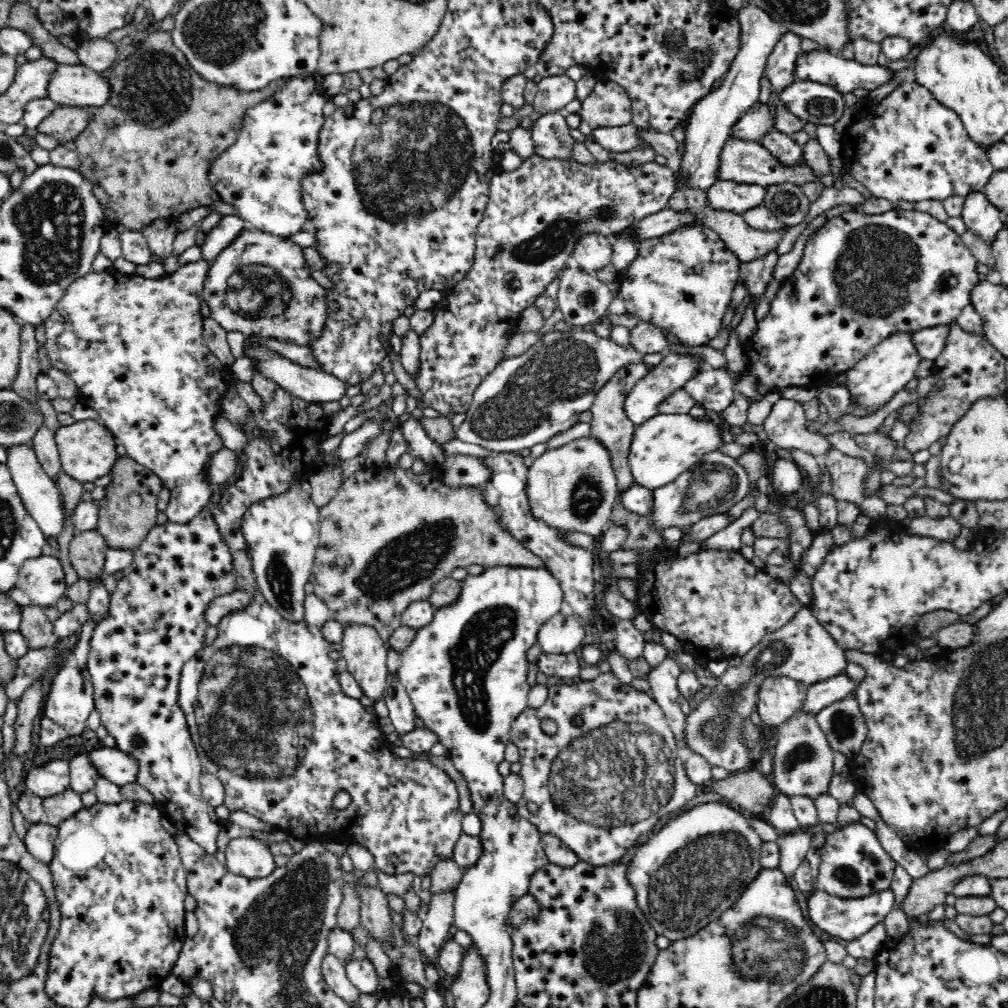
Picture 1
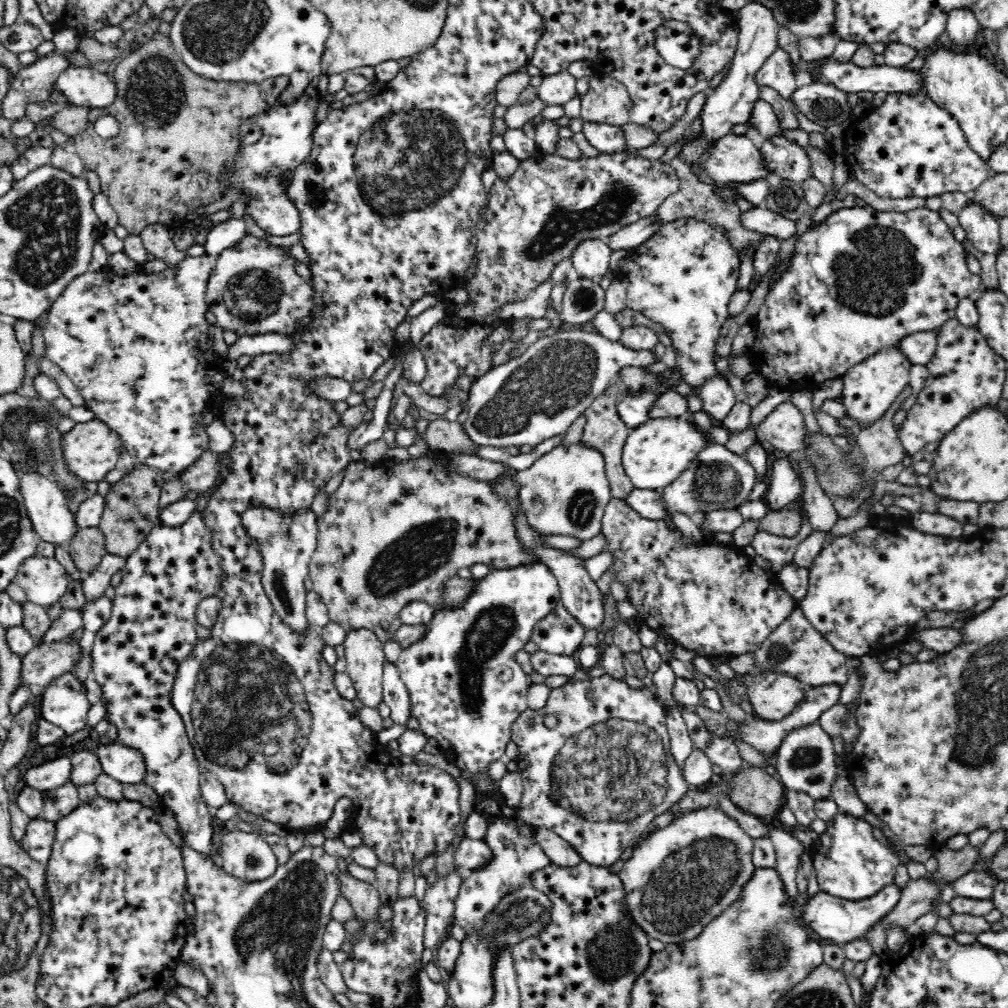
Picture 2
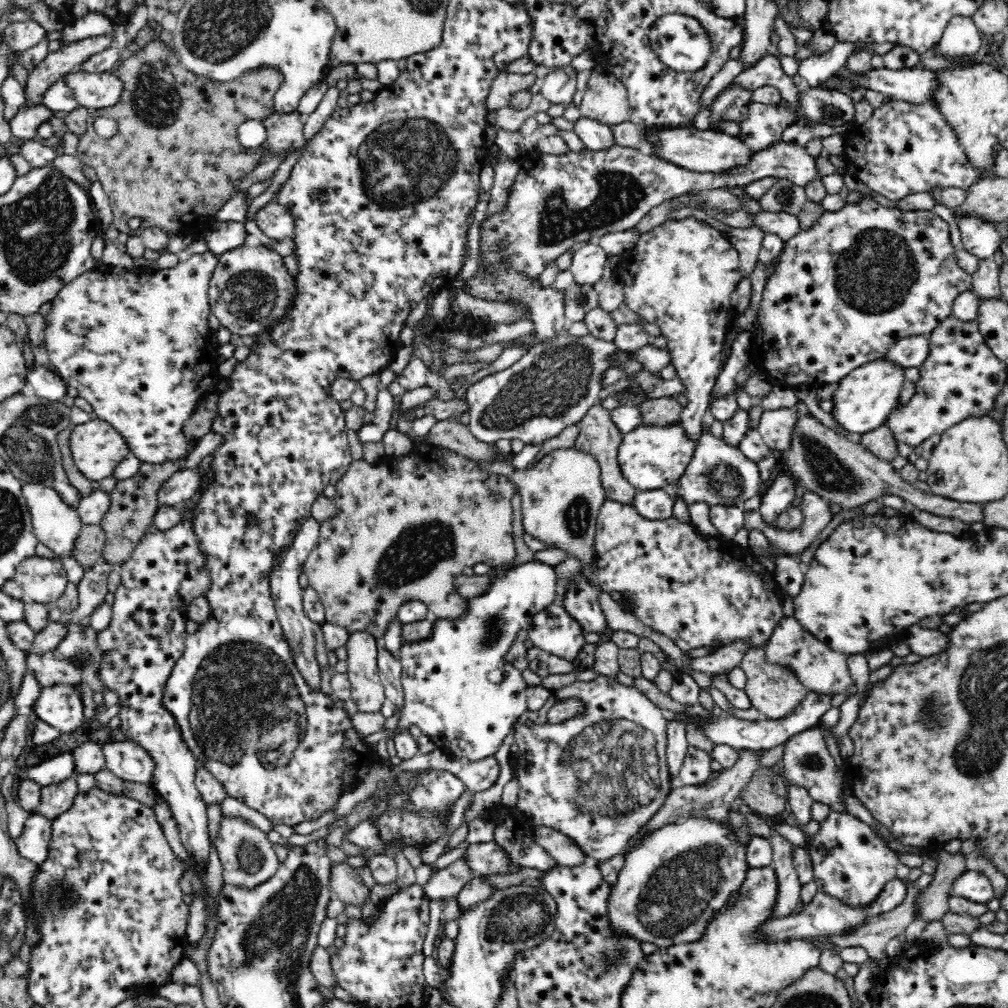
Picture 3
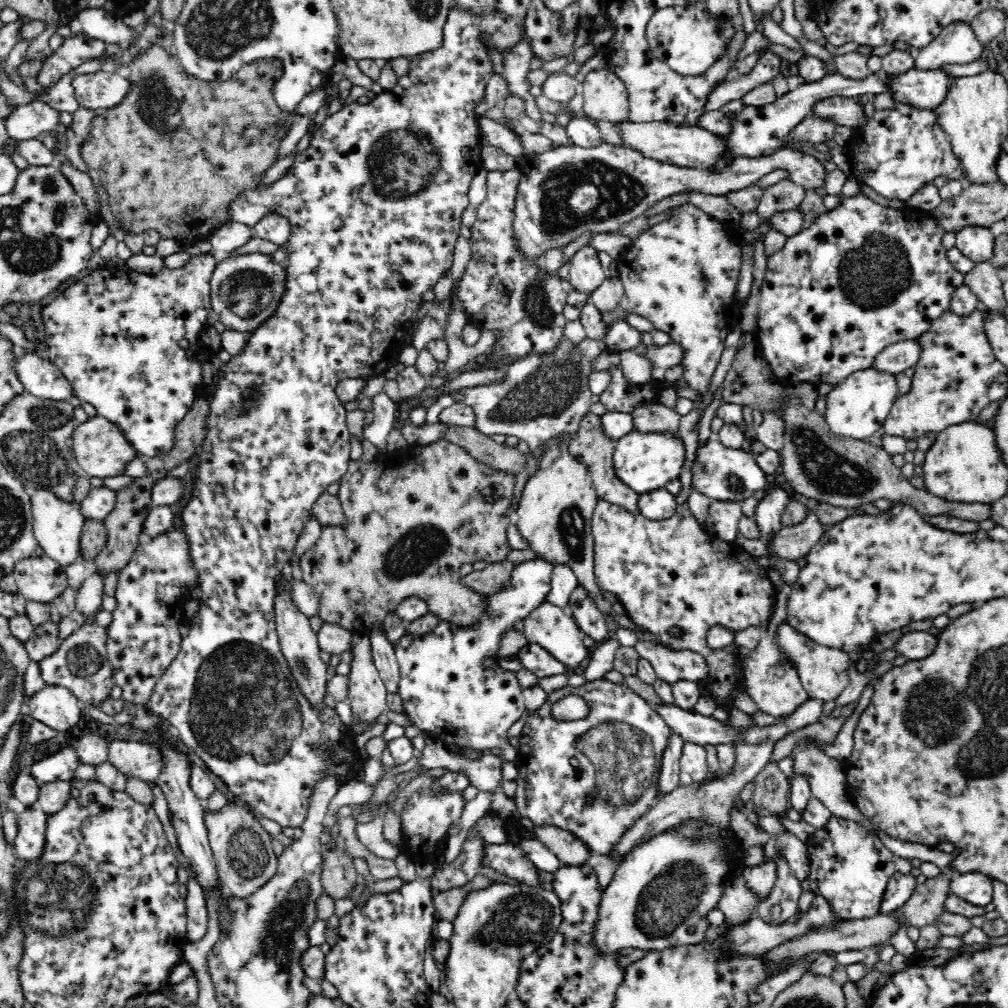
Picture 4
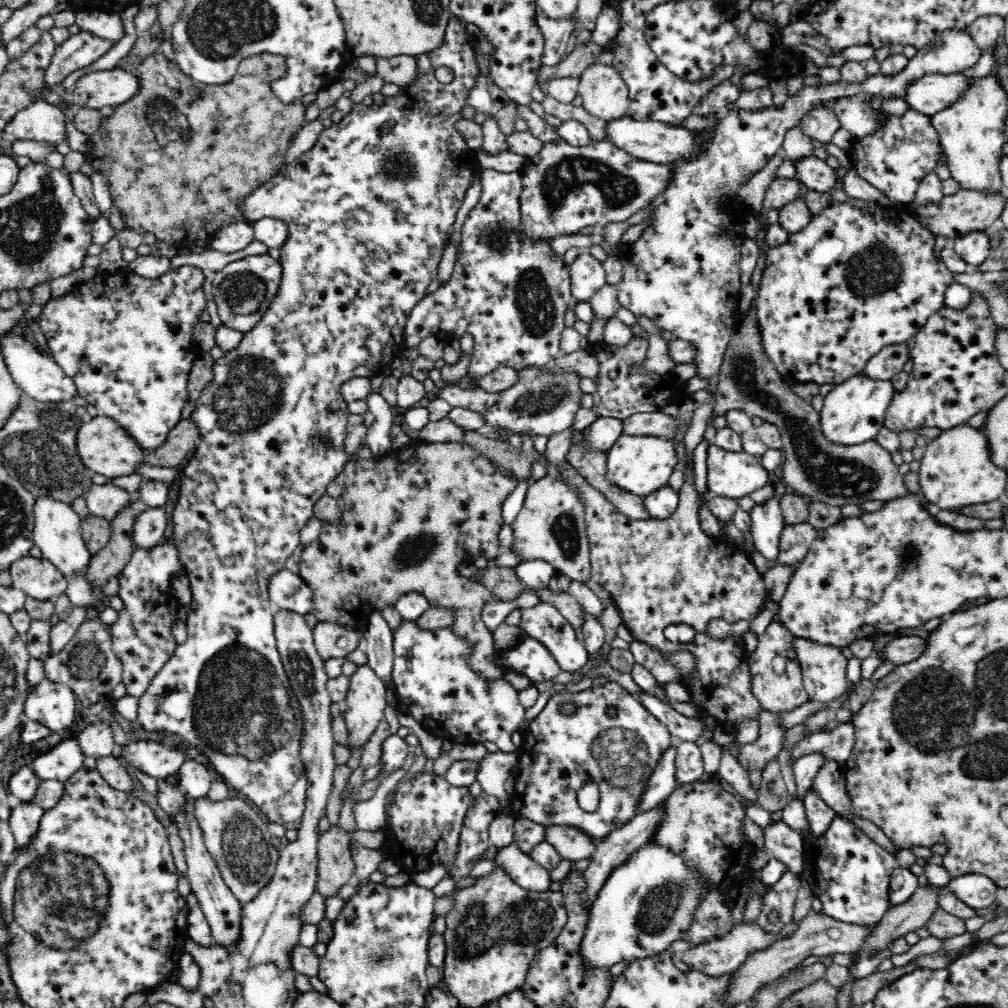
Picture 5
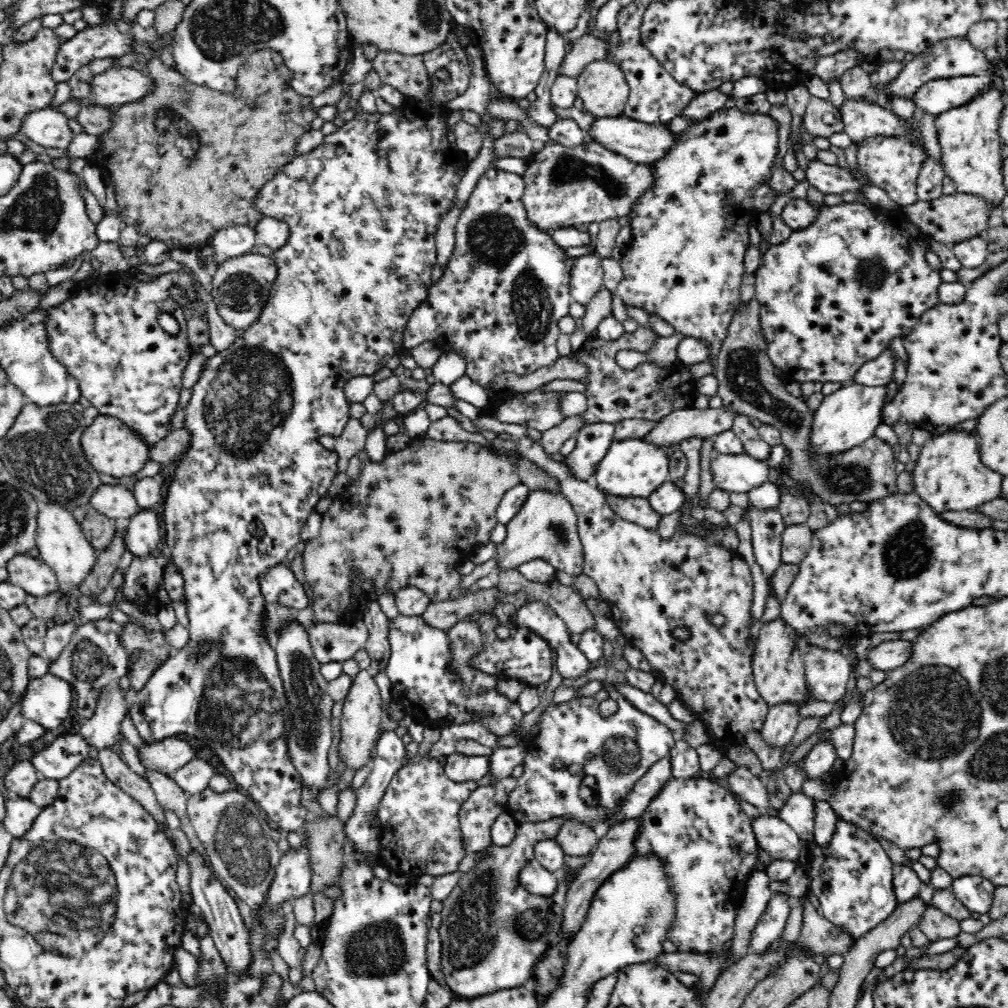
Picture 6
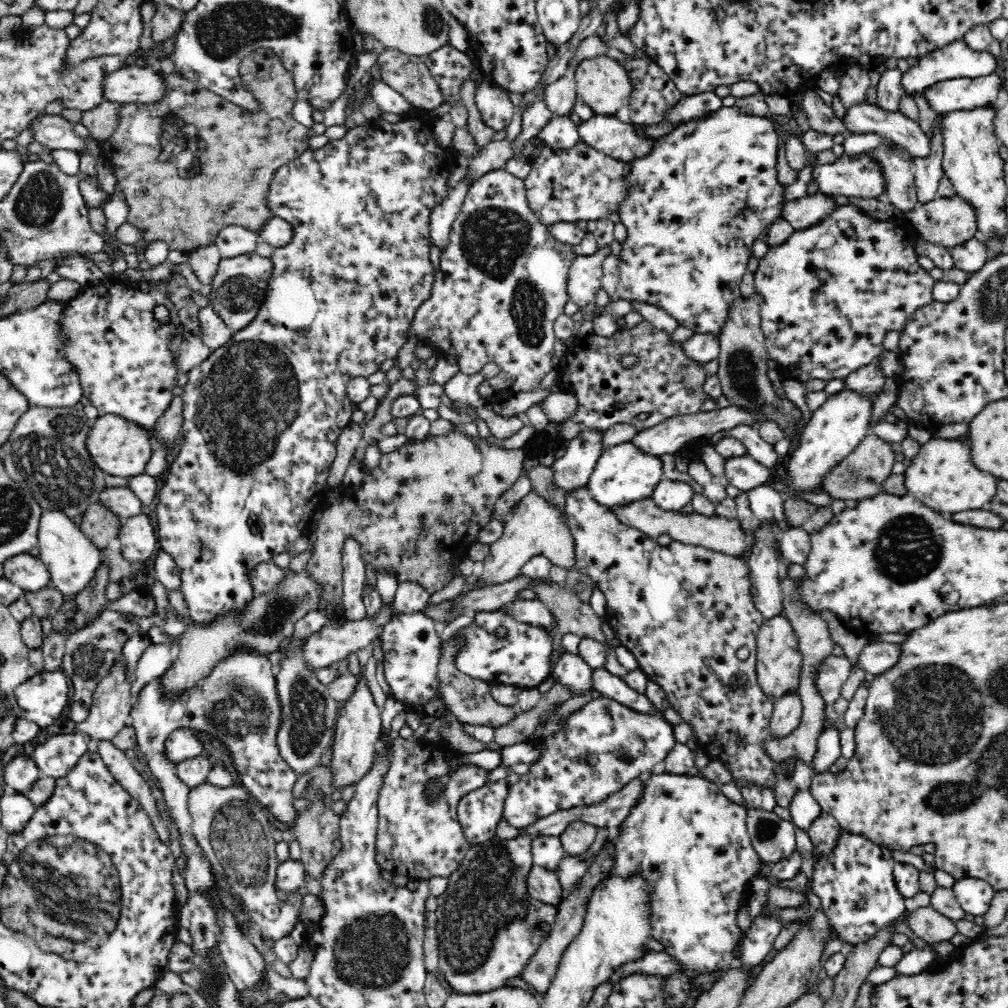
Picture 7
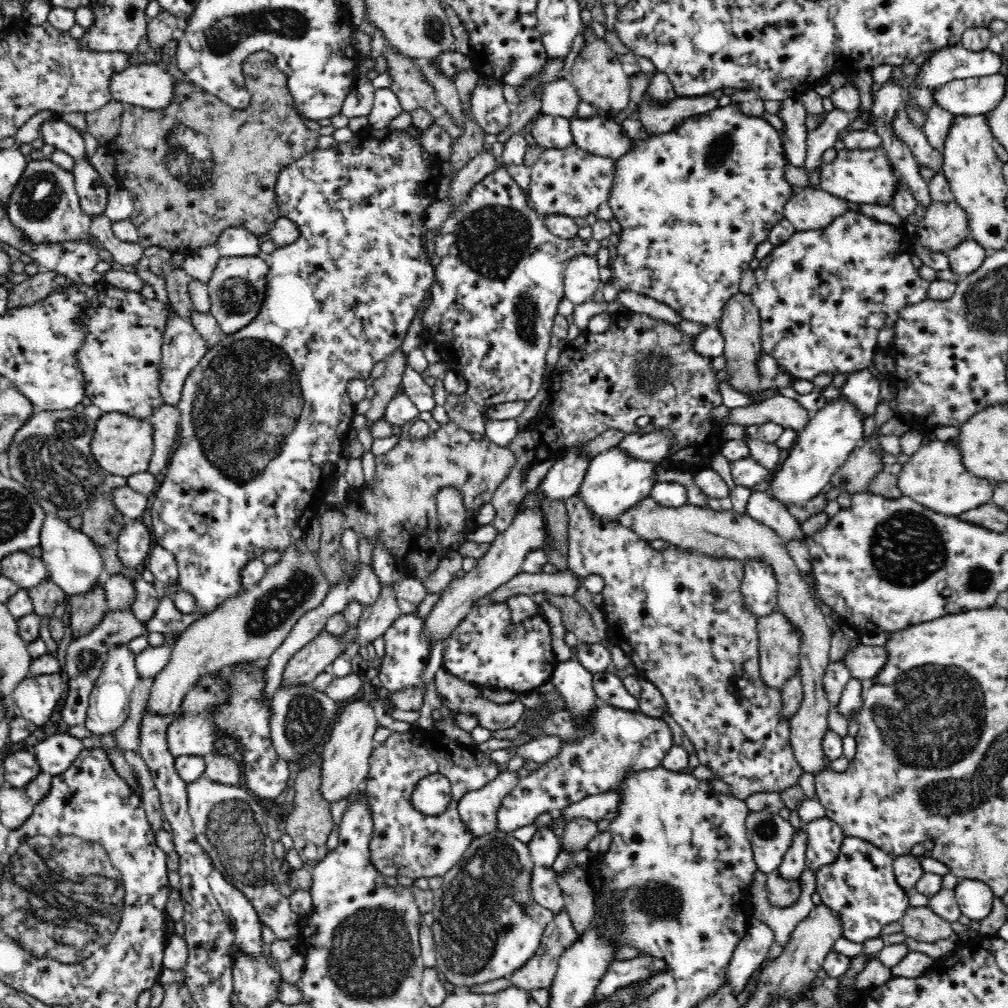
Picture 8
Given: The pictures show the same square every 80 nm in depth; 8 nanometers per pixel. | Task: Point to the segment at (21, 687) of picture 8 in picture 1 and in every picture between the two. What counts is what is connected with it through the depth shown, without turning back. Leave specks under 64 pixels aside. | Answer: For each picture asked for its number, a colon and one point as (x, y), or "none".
1: (70, 701)
2: (65, 703)
3: (61, 707)
4: (56, 706)
5: (53, 704)
6: (48, 701)
7: (42, 698)

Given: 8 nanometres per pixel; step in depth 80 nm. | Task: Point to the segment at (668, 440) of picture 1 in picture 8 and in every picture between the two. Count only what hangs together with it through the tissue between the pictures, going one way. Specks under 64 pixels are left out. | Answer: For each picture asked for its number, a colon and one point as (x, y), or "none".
2: (656, 453)
3: (650, 458)
4: (645, 462)
5: (640, 465)
6: (634, 468)
7: (623, 474)
8: (615, 482)

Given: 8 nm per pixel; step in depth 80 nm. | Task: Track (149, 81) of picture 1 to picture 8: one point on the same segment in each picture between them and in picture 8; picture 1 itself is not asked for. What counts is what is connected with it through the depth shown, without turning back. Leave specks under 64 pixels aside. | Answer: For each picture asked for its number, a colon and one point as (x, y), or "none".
2: (176, 147)
3: (175, 159)
4: (172, 155)
5: (181, 157)
6: (187, 161)
7: (194, 163)
8: (193, 169)

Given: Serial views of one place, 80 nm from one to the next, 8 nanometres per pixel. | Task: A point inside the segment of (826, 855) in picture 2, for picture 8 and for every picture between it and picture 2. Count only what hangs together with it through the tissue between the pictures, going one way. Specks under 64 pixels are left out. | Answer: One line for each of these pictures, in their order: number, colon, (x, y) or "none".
3: (851, 864)
4: (851, 868)
5: (850, 873)
6: (852, 876)
7: (855, 882)
8: (861, 886)

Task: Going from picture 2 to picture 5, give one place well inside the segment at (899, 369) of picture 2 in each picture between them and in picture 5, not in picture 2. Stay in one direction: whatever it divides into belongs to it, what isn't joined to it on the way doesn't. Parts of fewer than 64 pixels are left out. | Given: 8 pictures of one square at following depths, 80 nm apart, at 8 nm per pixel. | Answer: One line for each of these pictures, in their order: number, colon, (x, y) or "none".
3: (863, 399)
4: (855, 409)
5: (853, 412)

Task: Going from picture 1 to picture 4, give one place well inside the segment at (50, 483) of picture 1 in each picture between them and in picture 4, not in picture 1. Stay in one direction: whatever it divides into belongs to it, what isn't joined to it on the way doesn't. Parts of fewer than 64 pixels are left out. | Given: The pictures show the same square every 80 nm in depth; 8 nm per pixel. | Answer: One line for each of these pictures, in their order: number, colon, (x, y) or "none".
2: (47, 506)
3: (56, 524)
4: (57, 525)

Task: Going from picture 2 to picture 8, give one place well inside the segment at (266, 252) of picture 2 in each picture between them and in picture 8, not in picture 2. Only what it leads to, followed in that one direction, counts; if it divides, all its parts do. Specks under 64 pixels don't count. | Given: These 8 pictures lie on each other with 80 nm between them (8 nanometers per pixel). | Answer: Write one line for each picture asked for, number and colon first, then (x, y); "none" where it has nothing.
3: (250, 289)
4: (245, 290)
5: (243, 290)
6: (240, 287)
7: (238, 289)
8: (237, 288)

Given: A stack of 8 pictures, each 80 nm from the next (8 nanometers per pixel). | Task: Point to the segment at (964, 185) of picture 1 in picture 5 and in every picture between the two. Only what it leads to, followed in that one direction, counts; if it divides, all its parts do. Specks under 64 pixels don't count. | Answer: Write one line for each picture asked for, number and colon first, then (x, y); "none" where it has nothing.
2: (908, 146)
3: (903, 149)
4: (899, 150)
5: (894, 159)

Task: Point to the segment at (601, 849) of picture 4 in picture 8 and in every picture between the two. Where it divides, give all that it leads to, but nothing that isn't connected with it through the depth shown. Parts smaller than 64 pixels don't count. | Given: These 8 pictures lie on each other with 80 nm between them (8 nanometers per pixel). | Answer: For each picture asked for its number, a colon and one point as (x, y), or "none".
5: (561, 752)
6: (574, 741)
7: (605, 745)
8: (618, 741)

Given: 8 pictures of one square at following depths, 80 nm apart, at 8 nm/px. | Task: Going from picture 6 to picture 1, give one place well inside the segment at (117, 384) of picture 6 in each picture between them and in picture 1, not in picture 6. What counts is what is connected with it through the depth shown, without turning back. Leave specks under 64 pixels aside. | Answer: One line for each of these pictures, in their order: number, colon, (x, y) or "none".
1: (134, 346)
2: (136, 347)
3: (137, 347)
4: (128, 343)
5: (111, 336)

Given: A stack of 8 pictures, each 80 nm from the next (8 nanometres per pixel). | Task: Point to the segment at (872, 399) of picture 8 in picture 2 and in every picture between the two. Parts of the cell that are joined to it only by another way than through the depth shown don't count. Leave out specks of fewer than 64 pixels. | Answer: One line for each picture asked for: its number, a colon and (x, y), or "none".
2: (918, 348)
3: (910, 352)
4: (895, 358)
5: (890, 360)
6: (877, 372)
7: (868, 381)

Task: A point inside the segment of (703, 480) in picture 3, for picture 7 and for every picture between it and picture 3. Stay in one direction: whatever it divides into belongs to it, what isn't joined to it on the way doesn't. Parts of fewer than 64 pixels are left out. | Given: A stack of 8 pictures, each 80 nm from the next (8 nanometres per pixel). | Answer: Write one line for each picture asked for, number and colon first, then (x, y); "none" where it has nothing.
4: (722, 473)
5: (733, 474)
6: (738, 472)
7: (743, 472)

